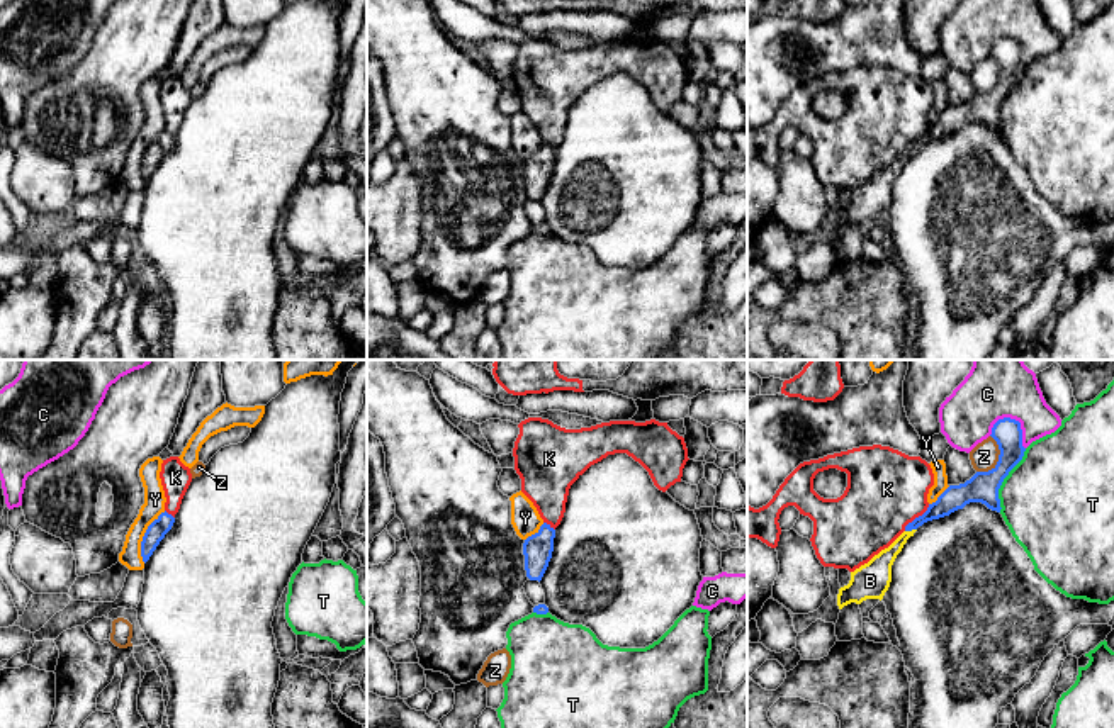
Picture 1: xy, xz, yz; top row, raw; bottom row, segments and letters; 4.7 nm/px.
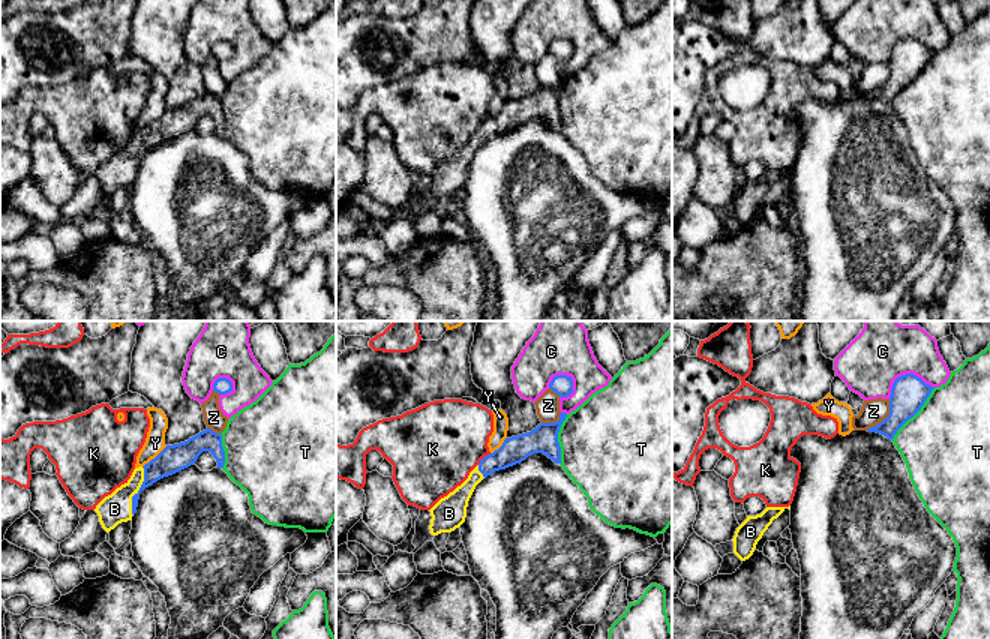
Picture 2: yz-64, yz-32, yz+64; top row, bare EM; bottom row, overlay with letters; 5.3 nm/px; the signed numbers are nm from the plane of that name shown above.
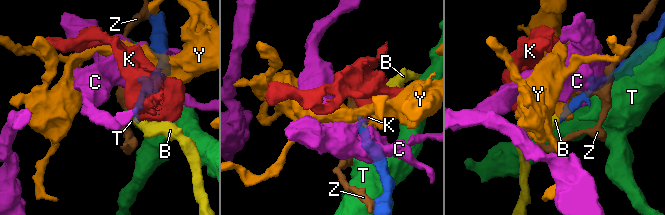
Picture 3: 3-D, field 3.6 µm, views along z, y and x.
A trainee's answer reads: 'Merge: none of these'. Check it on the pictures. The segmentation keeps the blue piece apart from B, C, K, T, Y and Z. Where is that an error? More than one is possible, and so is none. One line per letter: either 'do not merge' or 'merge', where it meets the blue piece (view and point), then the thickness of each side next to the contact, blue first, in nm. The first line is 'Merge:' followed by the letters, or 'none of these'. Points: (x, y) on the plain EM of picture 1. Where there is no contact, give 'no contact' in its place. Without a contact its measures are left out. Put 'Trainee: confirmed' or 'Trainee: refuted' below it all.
Merge: B
B: merge; contact yz (911, 150); calibres 110 and 130 nm
C: do not merge; contact yz (1019, 43); calibres 140 and 260 nm
K: do not merge; contact yz (916, 138); calibres 120 and 380 nm
T: do not merge; contact yz (1002, 100); calibres 140 and 480 nm
Y: do not merge; contact xy (143, 156); calibres 90 and 100 nm
Z: do not merge; contact yz (999, 78); calibres 140 and 130 nm
Trainee: refuted

